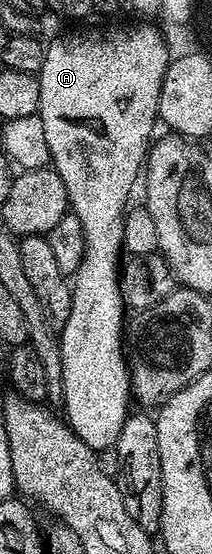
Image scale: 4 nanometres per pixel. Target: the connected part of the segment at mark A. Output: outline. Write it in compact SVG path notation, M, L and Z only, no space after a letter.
M149 23L133 24L137 25L129 25L126 29L93 29L74 37L55 38L48 42L39 74L39 116L43 119L43 132L47 134L49 160L67 187L72 216L79 219L85 240L81 262L75 270L77 285L75 281L72 286L71 311L67 323L59 331L65 388L63 417L79 439L96 451L116 446L123 423L131 412L127 353L121 350L121 328L127 314L123 296L123 223L130 204L129 192L136 181L138 184L151 148L153 124L156 126L159 121L159 91L171 60L171 52L159 30L152 29Z

